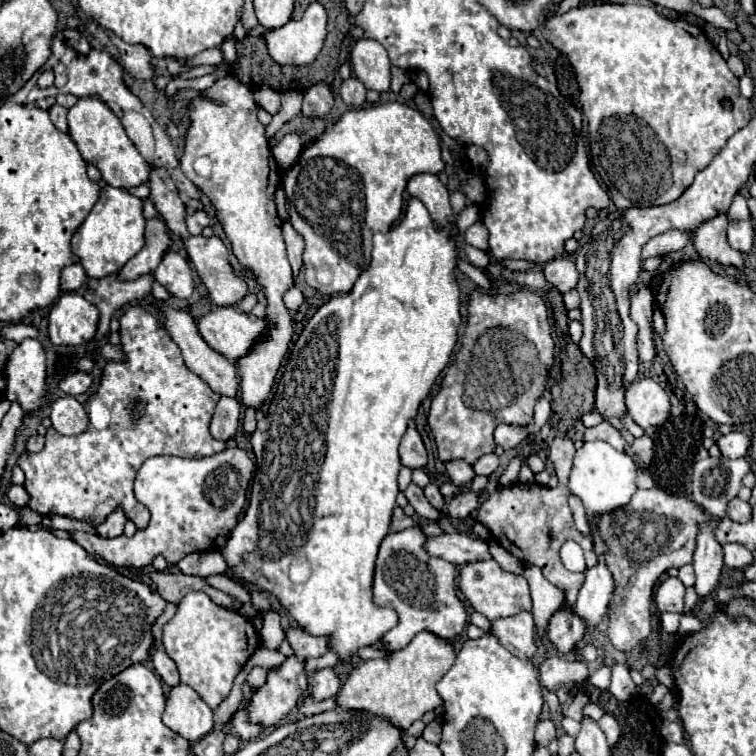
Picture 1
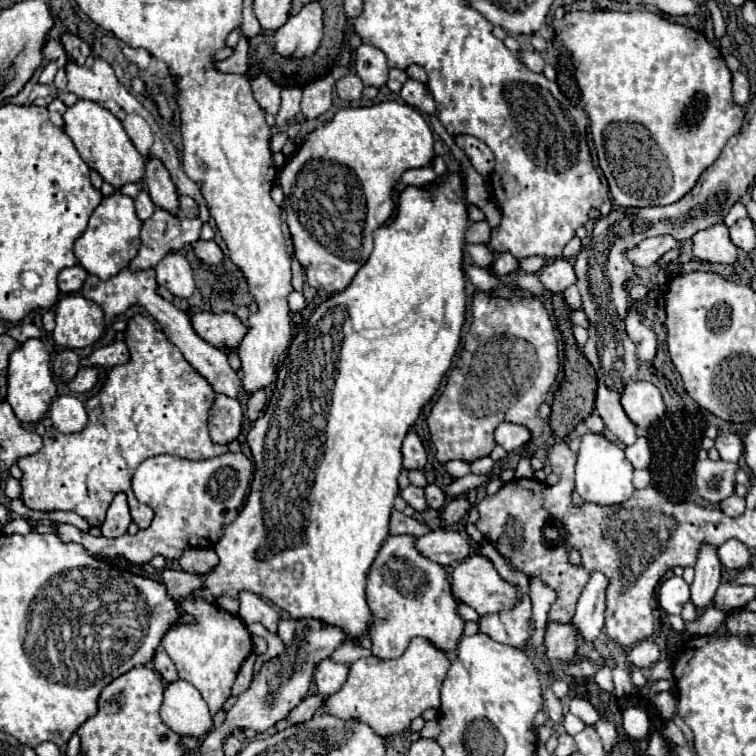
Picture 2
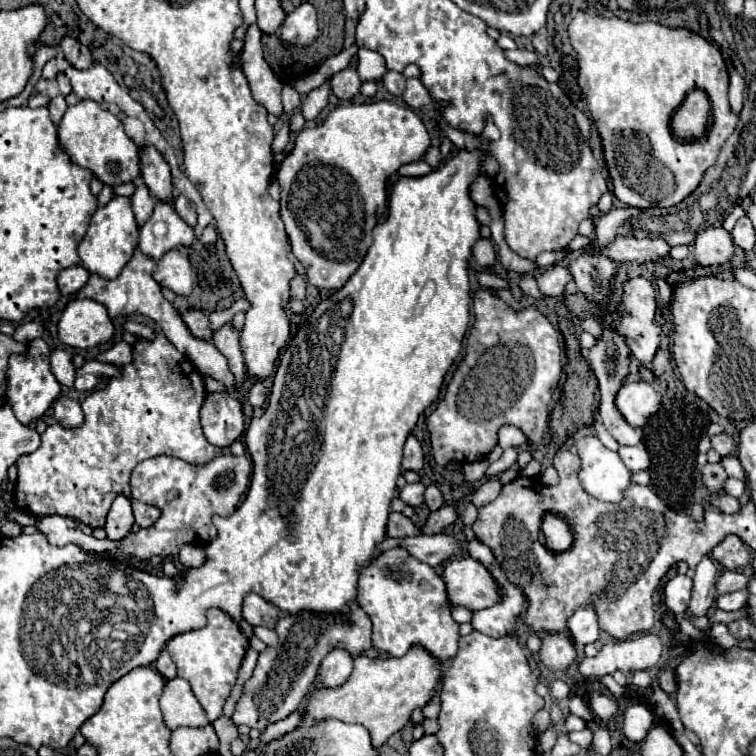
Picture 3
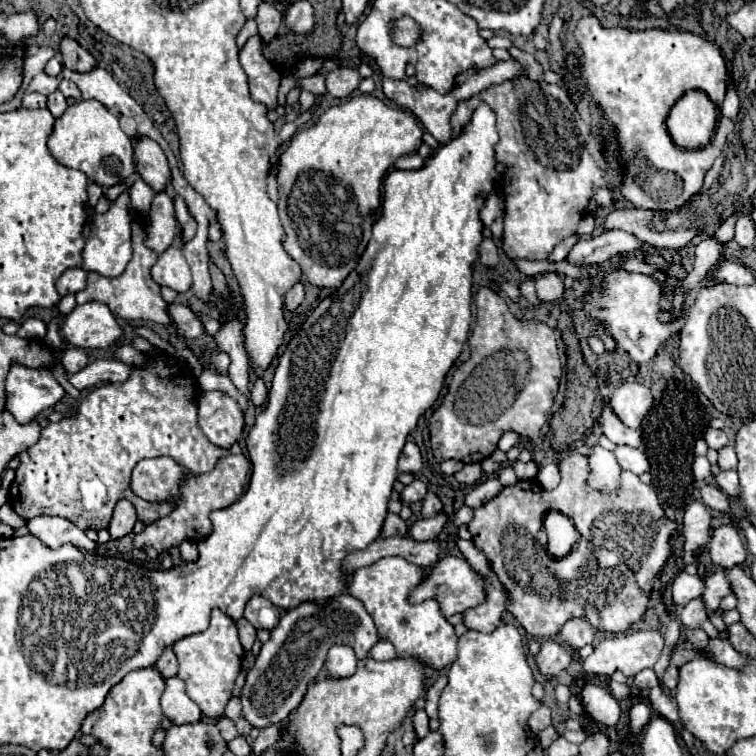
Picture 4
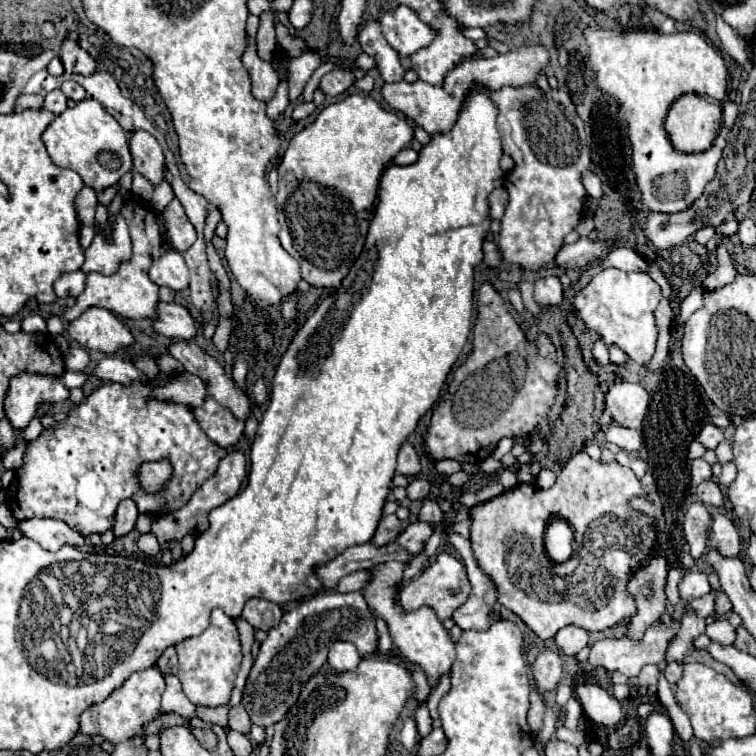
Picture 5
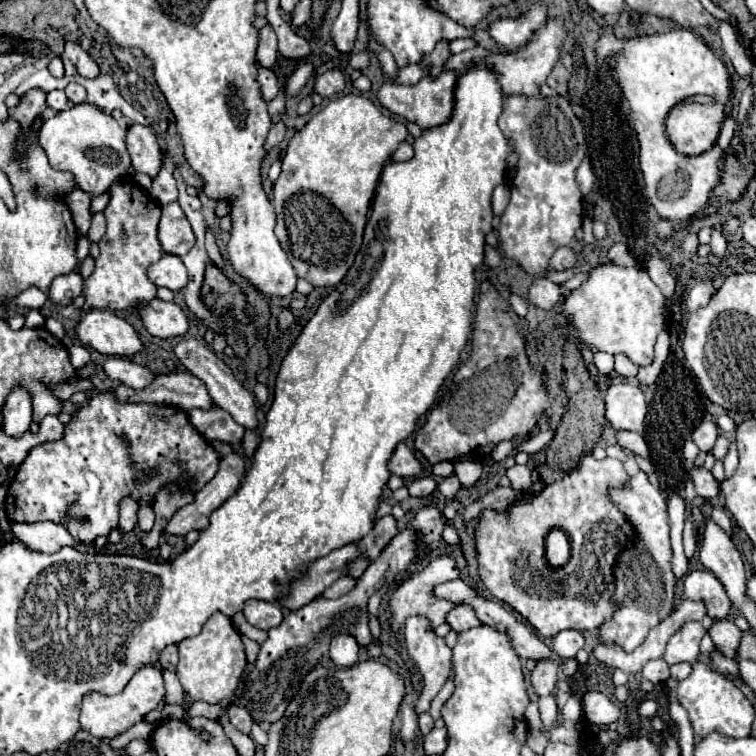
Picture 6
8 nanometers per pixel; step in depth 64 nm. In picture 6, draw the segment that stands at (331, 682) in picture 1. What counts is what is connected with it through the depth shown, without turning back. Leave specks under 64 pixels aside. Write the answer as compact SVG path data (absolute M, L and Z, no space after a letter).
M338 636L330 642L330 660L340 668L350 668L358 662L358 642L352 636Z

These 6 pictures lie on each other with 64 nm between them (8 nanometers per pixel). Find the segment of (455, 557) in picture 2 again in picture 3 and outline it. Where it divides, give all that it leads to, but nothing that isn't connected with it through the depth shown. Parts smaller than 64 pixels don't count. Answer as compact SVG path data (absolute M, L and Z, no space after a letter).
M420 534L414 538L386 538L382 544L378 544L376 554L386 552L386 548L392 548L394 544L402 544L414 558L434 568L462 554L462 542L448 534Z

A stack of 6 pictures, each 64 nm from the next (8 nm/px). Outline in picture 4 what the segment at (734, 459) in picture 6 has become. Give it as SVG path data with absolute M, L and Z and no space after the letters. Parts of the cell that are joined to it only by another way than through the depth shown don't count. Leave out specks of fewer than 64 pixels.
M722 472L718 478L716 478L716 484L718 488L726 494L726 496L740 496L740 482L738 482L738 474L736 472Z

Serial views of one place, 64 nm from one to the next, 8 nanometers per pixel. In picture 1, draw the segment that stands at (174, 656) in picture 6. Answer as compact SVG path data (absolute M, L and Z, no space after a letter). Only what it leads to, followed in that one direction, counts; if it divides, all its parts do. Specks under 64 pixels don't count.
M158 646L158 648L152 650L152 662L154 662L156 674L162 678L162 682L164 682L168 688L174 688L174 686L180 684L178 668L176 668L174 660L164 652L162 646Z

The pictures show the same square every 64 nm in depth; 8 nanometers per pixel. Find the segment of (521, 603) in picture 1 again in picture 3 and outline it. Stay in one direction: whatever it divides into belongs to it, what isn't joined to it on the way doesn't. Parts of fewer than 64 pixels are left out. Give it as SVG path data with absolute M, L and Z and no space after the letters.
M470 556L450 560L444 568L444 582L454 606L460 604L470 610L484 610L502 600L502 592L488 568Z

